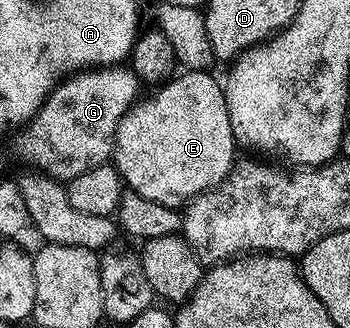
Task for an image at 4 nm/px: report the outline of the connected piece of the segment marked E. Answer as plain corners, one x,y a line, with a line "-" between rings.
190,70
170,77
160,87
157,98
140,101
125,114
115,134
112,165
121,174
121,181
139,196
147,196
155,204
184,207
201,194
220,185
235,165
235,143
228,120
225,87
212,78
210,71

